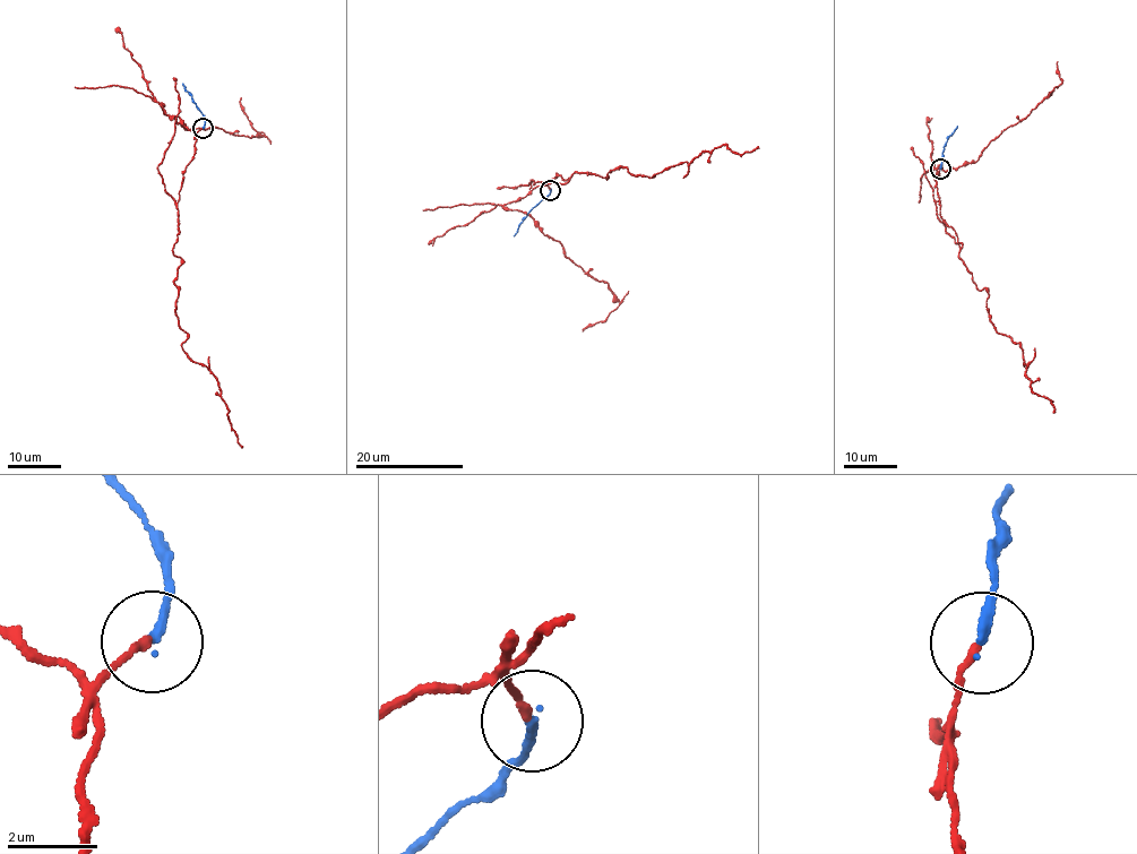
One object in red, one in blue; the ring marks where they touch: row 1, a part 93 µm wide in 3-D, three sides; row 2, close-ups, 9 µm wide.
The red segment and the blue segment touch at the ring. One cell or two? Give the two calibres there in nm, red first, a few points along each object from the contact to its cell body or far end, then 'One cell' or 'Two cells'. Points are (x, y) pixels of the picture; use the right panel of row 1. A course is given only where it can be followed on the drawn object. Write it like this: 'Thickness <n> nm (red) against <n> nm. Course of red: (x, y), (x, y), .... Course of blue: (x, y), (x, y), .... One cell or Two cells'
Thickness 150 nm (red) against 190 nm. Course of red: (940, 169), (940, 216), (958, 258), (1052, 413). Course of blue: (940, 169), (948, 136), (957, 127). Two cells

